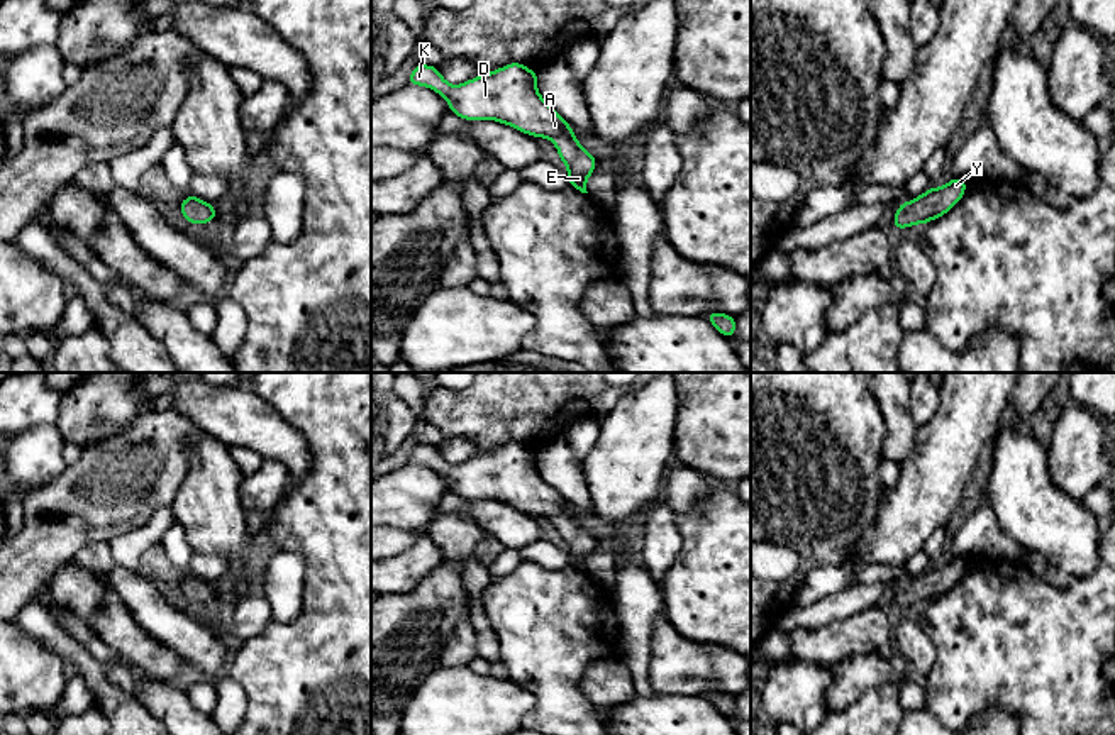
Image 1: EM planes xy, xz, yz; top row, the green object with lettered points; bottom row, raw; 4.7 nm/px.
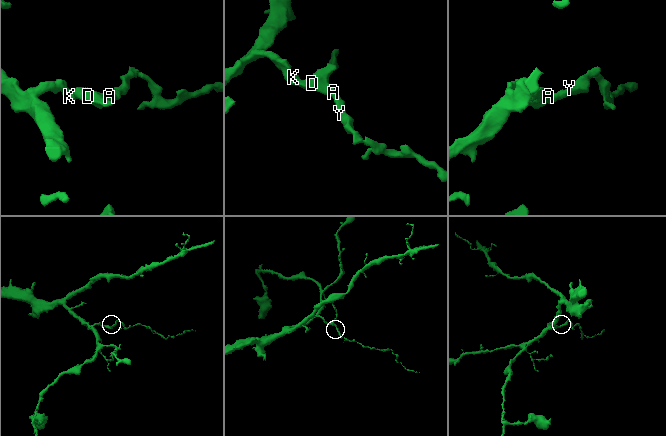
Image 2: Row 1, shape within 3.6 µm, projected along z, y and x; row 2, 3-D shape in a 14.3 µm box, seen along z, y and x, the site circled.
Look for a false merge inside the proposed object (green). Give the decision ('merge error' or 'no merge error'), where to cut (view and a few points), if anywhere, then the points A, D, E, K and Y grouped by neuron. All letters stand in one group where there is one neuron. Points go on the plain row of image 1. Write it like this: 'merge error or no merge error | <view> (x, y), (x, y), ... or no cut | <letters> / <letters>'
no merge error | no cut | A D E K Y

